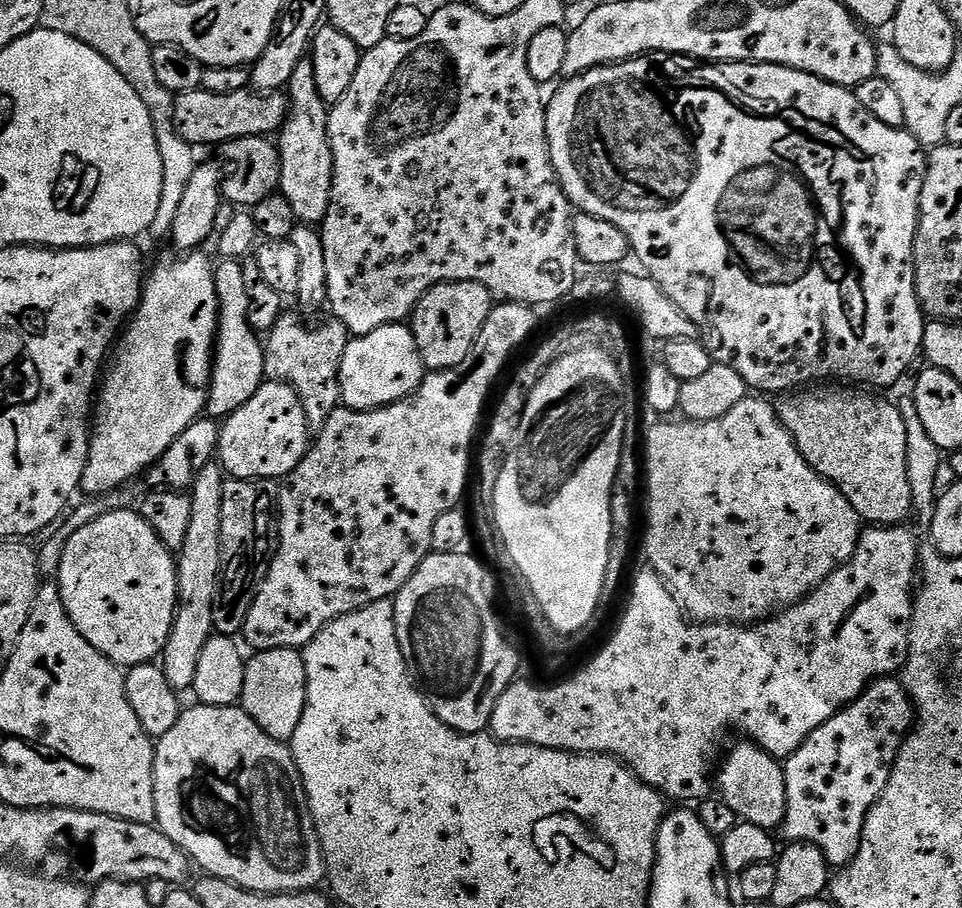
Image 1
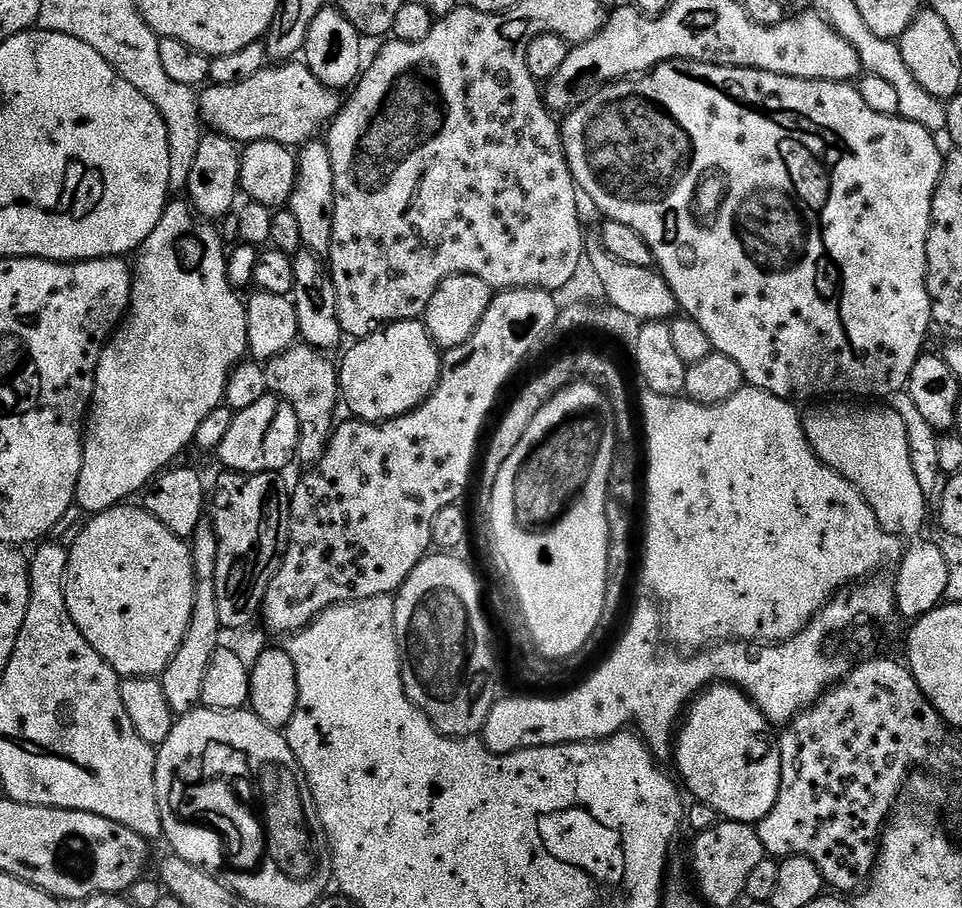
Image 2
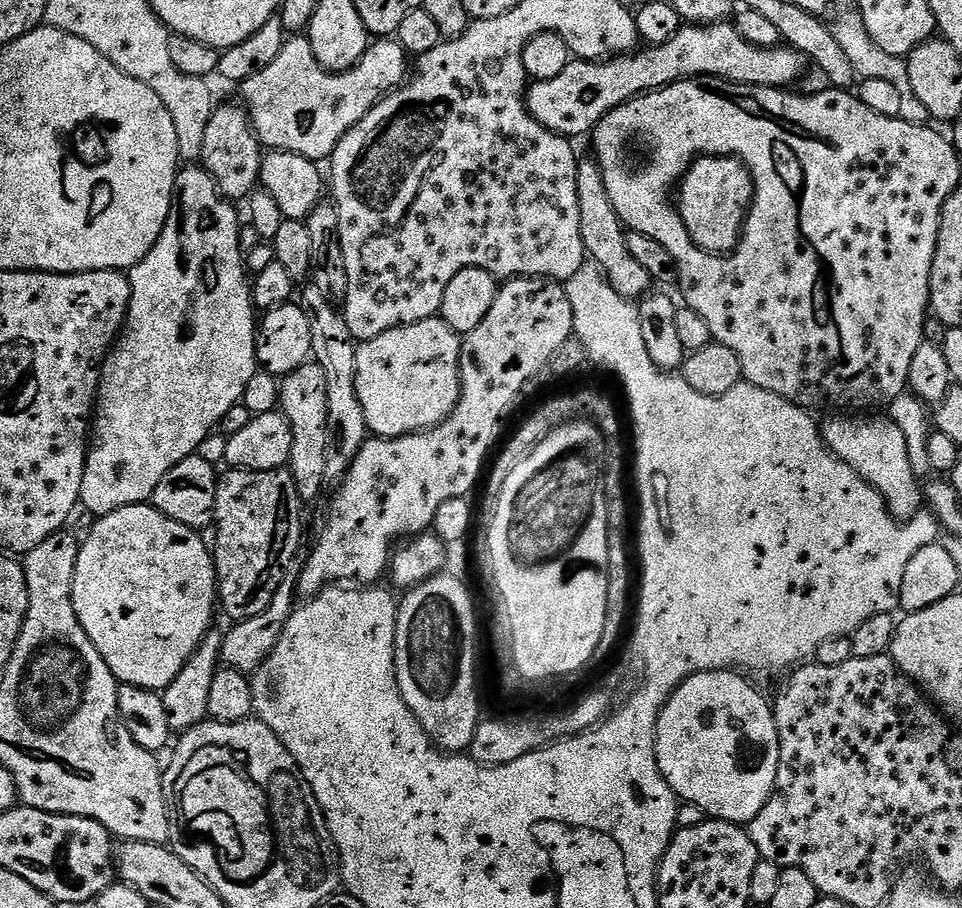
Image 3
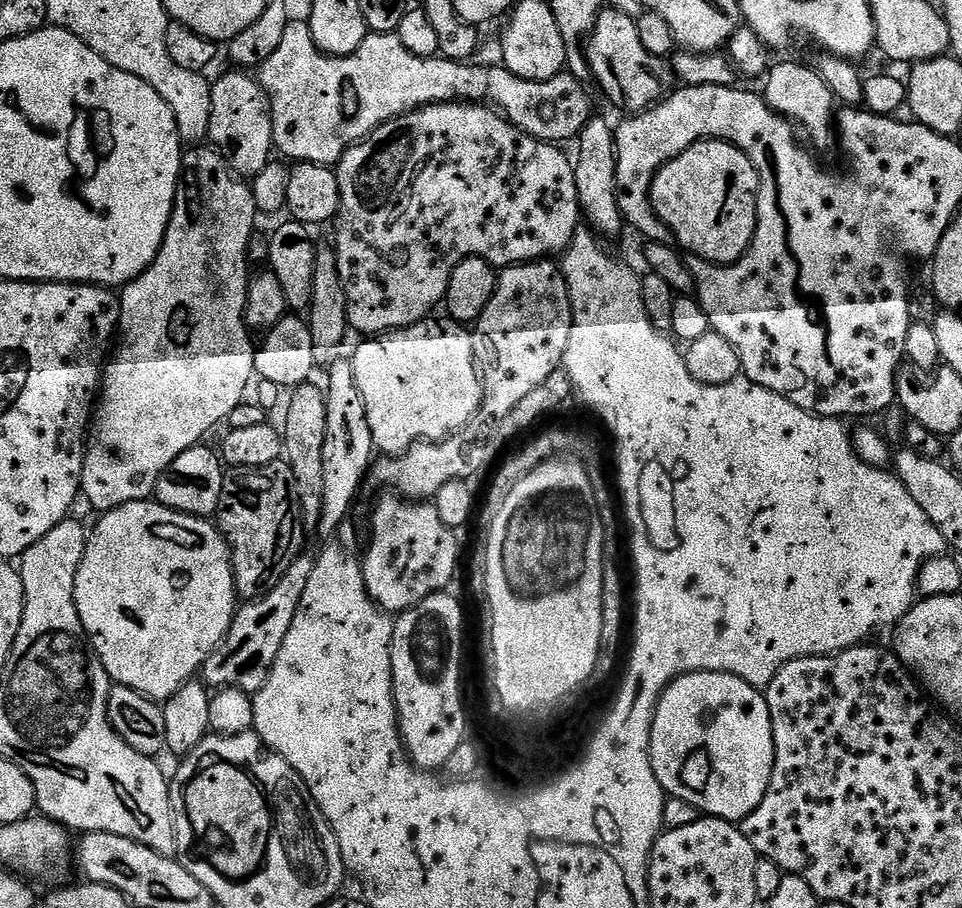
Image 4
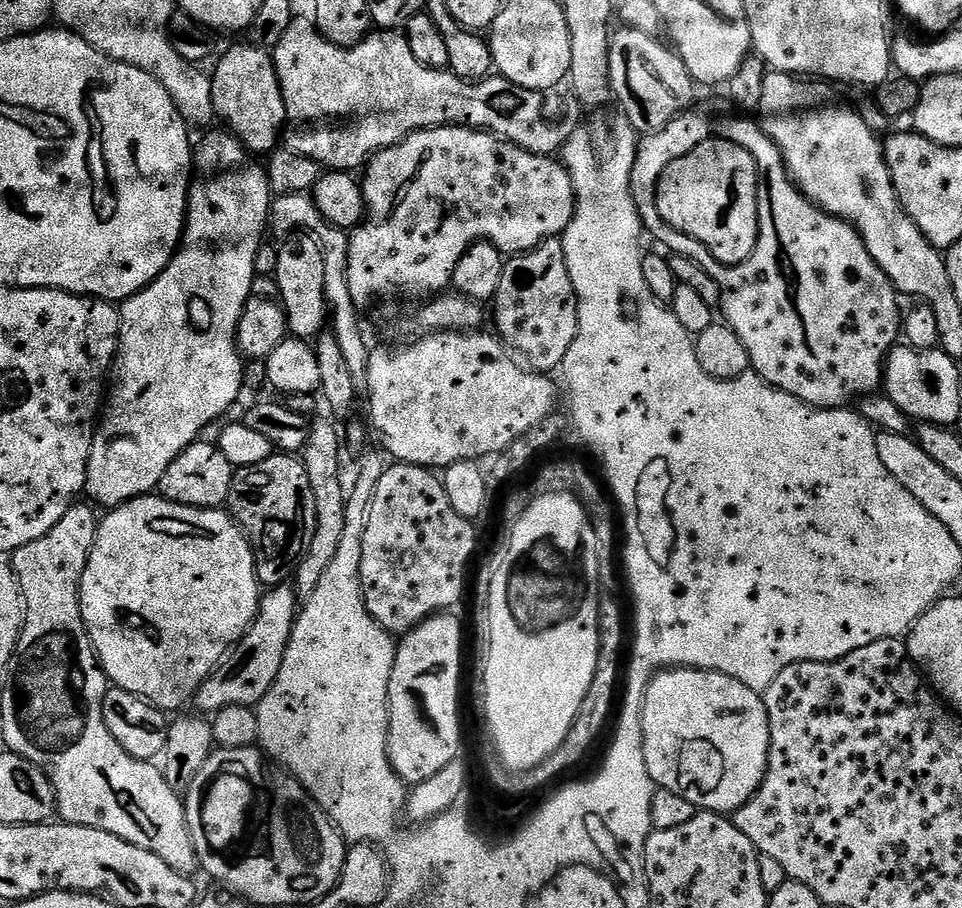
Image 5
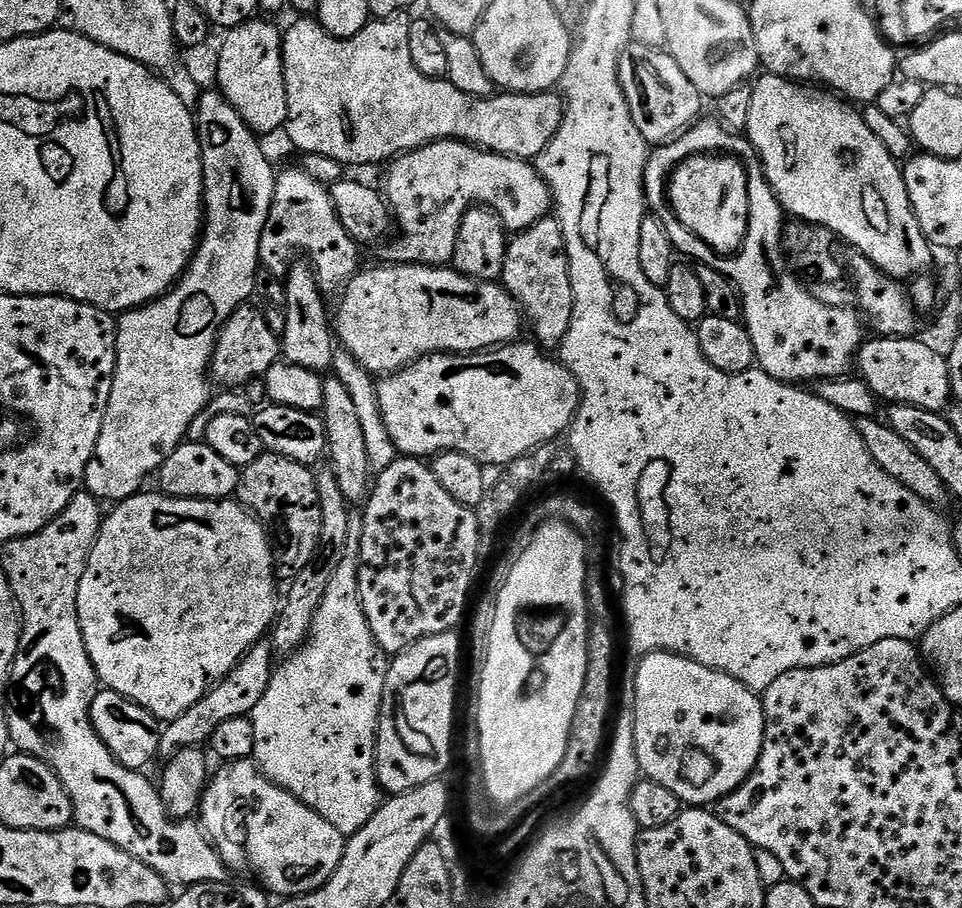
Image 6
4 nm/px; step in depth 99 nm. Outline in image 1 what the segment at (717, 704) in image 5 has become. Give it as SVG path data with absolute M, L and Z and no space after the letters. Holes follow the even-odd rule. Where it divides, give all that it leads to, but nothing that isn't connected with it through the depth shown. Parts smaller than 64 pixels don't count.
M740 742L732 753L725 755L718 772L718 792L745 824L776 830L784 823L786 814L786 778L784 765L751 742Z

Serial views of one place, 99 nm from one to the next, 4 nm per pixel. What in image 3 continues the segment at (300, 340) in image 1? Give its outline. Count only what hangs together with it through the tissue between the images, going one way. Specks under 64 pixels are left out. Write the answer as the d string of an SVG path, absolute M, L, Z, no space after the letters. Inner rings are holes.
M309 362L288 373L279 381L279 386L280 402L278 408L282 415L287 418L292 431L292 449L286 467L294 478L296 495L300 497L301 501L316 500L328 480L326 474L326 374L322 374L322 370L315 362Z

